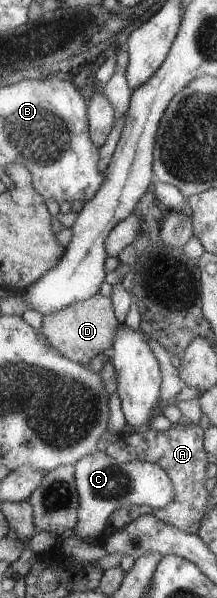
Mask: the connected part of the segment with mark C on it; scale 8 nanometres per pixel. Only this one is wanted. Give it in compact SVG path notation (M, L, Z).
M96 451L81 458L75 467L75 483L80 497L79 521L74 529L84 542L105 545L105 530L109 518L126 504L150 505L155 509L169 506L176 489L166 469L150 461L122 463L106 451Z

